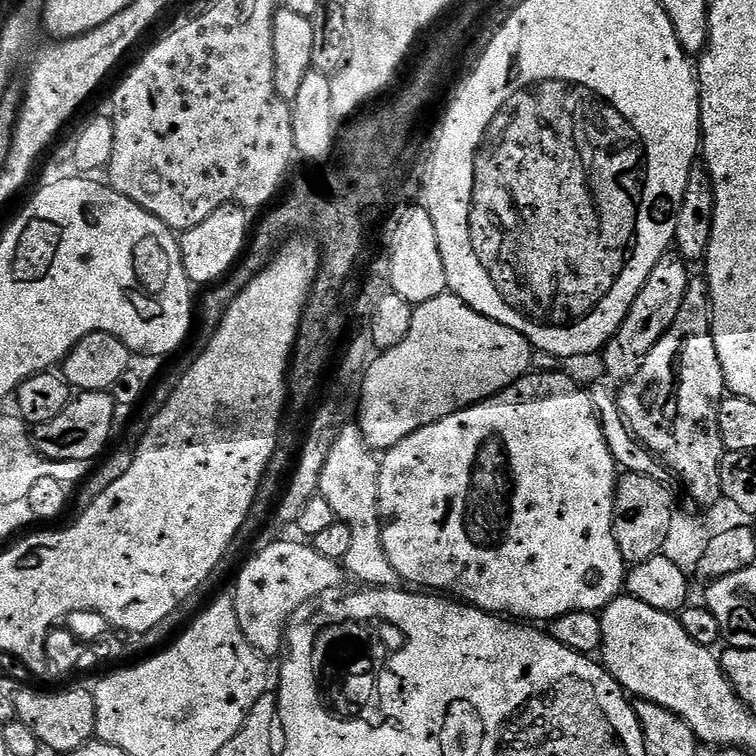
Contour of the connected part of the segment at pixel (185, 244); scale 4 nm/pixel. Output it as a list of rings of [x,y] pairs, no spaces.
[[[228,204],[225,208],[214,210],[214,214],[210,214],[210,218],[206,218],[206,222],[188,229],[179,237],[184,269],[193,285],[215,285],[217,282],[223,281],[237,267],[250,240],[248,216],[249,213],[245,209],[235,204]]]

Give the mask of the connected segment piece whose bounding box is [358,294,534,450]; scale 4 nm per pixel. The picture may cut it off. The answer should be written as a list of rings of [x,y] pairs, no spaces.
[[[445,294],[438,298],[430,298],[430,302],[422,302],[421,304],[415,305],[408,337],[402,342],[398,342],[398,346],[383,349],[377,355],[376,359],[369,363],[368,371],[364,374],[358,393],[358,423],[360,434],[363,436],[364,441],[367,442],[369,448],[373,450],[390,449],[398,442],[402,442],[402,438],[414,434],[422,426],[430,426],[450,414],[461,412],[463,408],[468,408],[471,404],[481,404],[483,400],[489,400],[491,396],[499,394],[502,389],[510,387],[515,380],[521,380],[523,376],[529,375],[530,369],[532,368],[533,351],[534,349],[530,341],[522,334],[518,334],[518,330],[510,330],[510,326],[502,326],[498,322],[494,322],[490,318],[478,314],[469,304],[462,302],[451,294]]]

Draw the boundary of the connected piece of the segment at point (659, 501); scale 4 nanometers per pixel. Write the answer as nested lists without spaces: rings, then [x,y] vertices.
[[[629,472],[619,477],[616,486],[616,517],[612,520],[614,538],[625,565],[641,564],[661,555],[667,530],[674,522],[672,496],[667,483]]]

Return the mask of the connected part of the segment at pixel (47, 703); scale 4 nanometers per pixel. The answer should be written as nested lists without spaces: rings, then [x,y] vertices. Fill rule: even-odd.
[[[21,687],[14,698],[16,719],[21,720],[41,742],[52,752],[71,754],[83,744],[89,743],[96,734],[96,707],[91,691],[84,688],[68,688],[65,692],[35,692]]]

